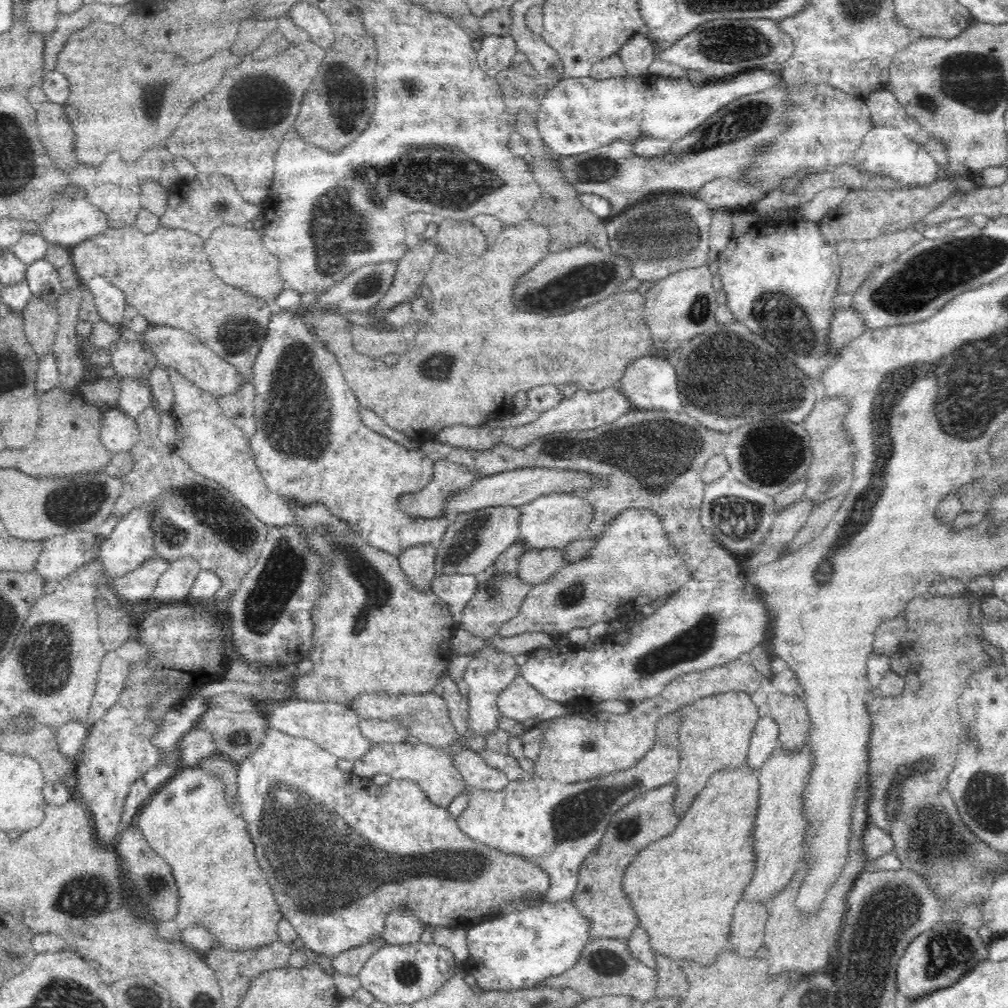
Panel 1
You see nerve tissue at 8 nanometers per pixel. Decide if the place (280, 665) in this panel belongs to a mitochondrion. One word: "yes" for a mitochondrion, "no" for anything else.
no

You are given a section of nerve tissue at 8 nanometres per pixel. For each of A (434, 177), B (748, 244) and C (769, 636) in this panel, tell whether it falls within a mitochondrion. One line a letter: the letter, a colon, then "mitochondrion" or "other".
A: mitochondrion
B: other
C: other

